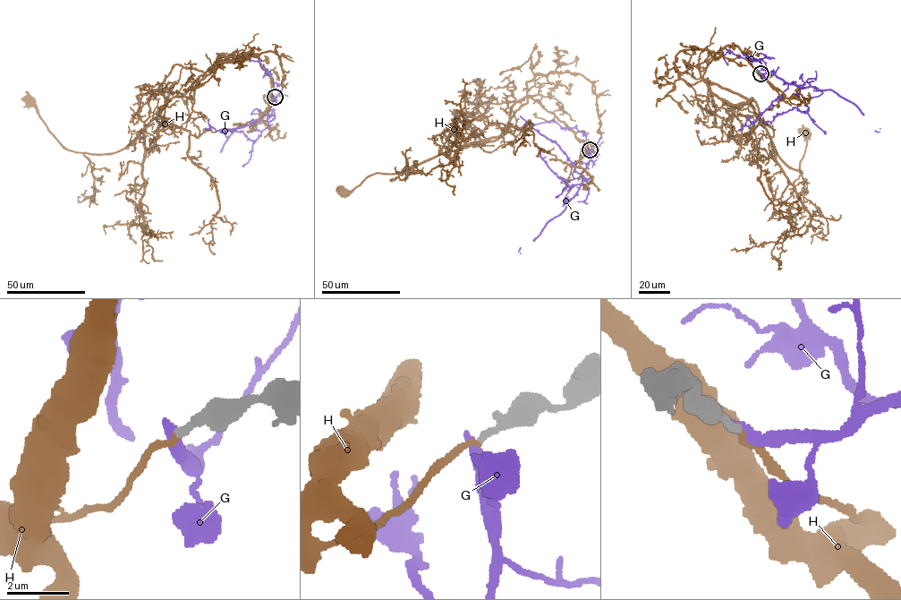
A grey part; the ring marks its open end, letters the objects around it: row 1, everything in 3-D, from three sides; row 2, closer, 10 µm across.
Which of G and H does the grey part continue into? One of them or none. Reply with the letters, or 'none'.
H

